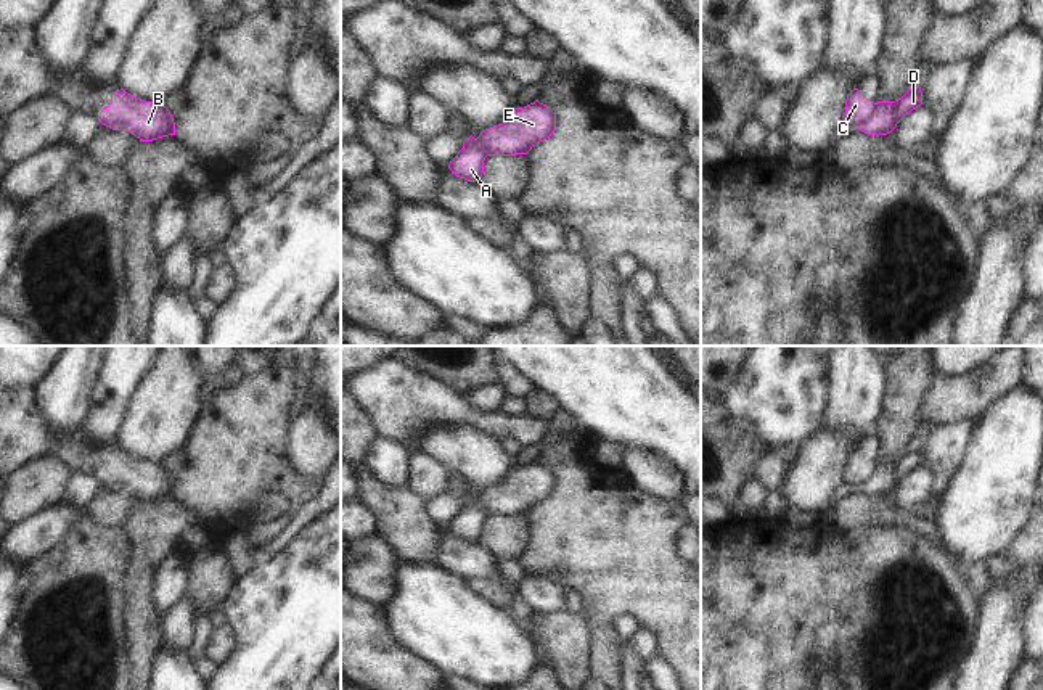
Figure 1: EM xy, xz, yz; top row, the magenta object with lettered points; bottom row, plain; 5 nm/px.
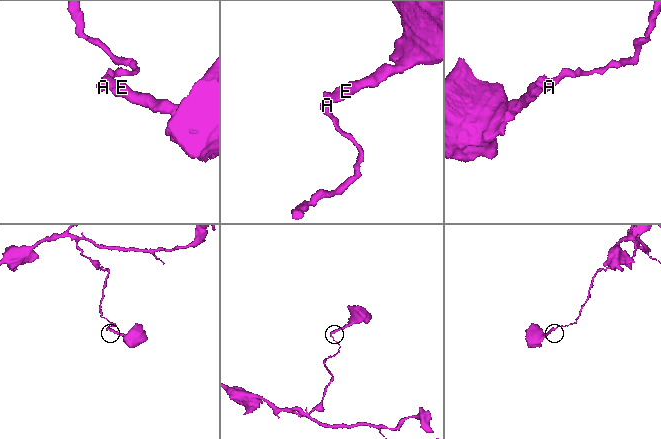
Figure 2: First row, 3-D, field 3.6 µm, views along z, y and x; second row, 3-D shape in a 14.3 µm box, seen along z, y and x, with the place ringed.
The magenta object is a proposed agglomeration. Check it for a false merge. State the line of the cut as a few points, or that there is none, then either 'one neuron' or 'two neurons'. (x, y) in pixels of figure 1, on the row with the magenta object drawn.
yz (876, 103), (876, 108), (858, 127) | two neurons

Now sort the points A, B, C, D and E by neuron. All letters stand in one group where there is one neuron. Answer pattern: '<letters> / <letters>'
A D / B C E

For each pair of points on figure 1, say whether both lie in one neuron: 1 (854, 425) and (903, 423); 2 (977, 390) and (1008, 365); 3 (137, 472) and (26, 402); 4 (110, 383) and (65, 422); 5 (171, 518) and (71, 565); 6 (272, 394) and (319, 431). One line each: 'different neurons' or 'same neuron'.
1: different neurons
2: same neuron
3: same neuron
4: different neurons
5: different neurons
6: different neurons

